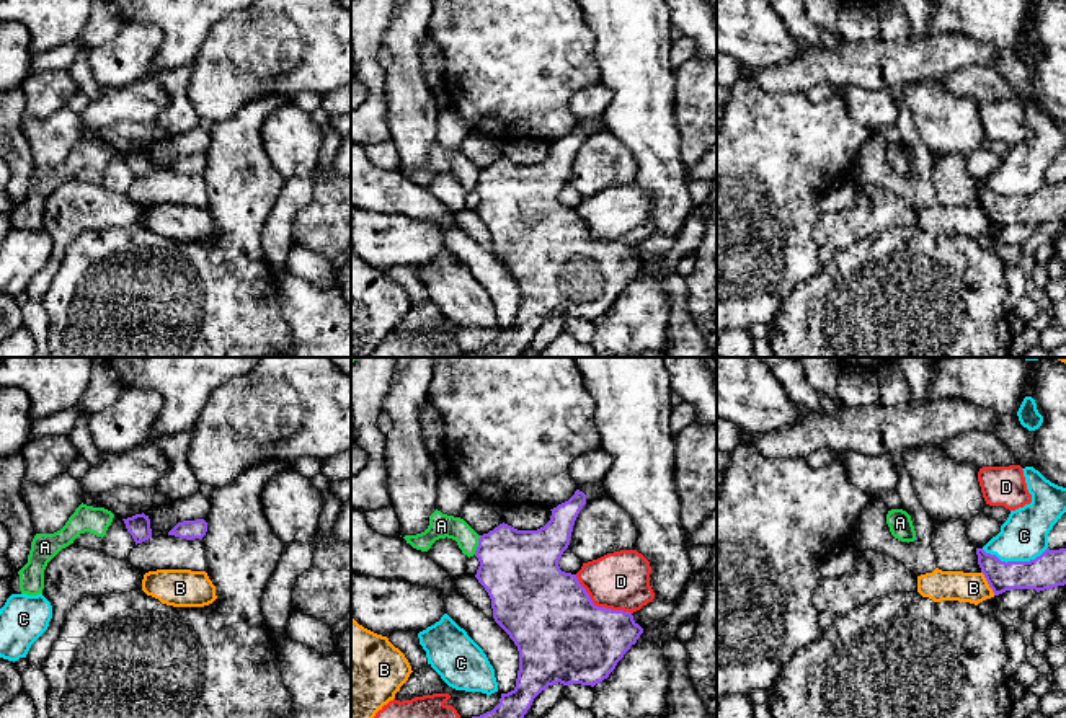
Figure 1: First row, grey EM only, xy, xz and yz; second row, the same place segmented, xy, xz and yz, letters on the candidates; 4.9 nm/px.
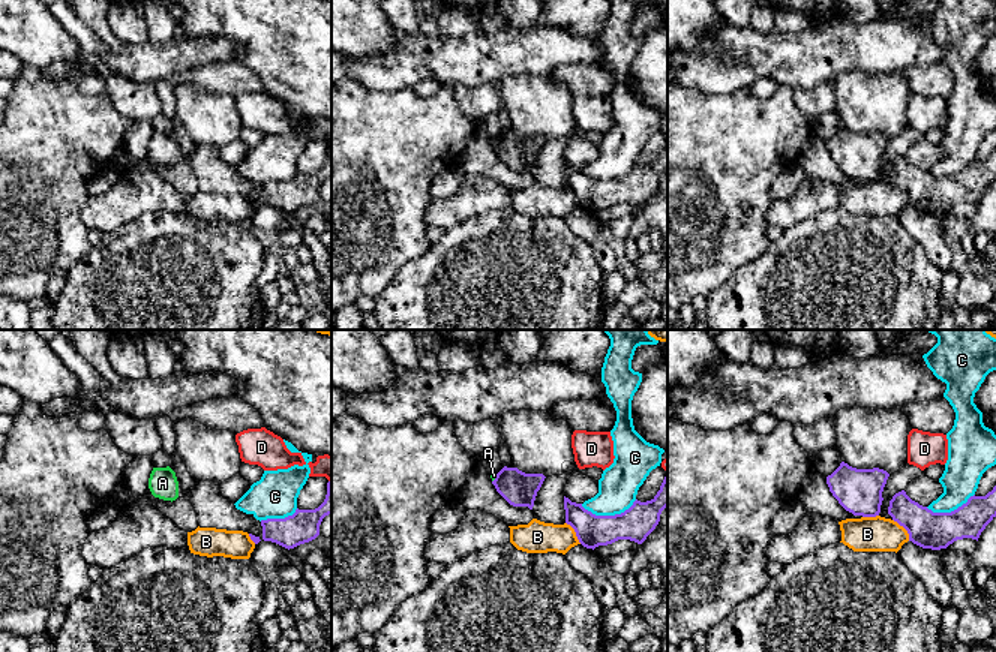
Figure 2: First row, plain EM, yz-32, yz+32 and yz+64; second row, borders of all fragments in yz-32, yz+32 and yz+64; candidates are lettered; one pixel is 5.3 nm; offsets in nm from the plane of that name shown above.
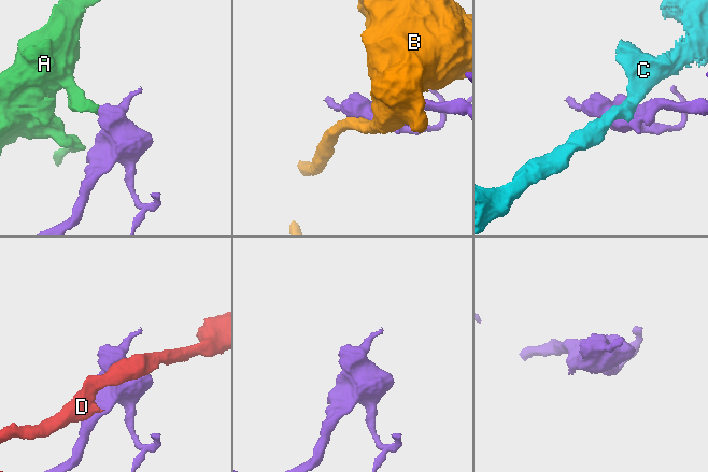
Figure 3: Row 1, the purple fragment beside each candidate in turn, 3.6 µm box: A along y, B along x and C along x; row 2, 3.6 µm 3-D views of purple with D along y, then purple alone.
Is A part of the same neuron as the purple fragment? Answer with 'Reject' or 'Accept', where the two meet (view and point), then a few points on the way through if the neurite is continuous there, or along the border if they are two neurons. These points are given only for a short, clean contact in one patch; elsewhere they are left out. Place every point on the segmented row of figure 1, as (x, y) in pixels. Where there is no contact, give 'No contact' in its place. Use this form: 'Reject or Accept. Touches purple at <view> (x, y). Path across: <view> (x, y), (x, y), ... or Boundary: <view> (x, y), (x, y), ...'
Reject. Touches purple at xz (479, 545). Boundary: xz (480, 536), (474, 554)

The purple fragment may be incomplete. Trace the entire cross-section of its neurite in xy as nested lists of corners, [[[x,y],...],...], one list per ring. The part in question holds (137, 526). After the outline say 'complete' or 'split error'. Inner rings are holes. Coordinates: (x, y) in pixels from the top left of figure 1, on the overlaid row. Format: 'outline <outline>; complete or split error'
outline [[[144,512],[122,521],[126,524],[127,532],[132,535],[135,545],[152,537],[150,519]]]; complete

